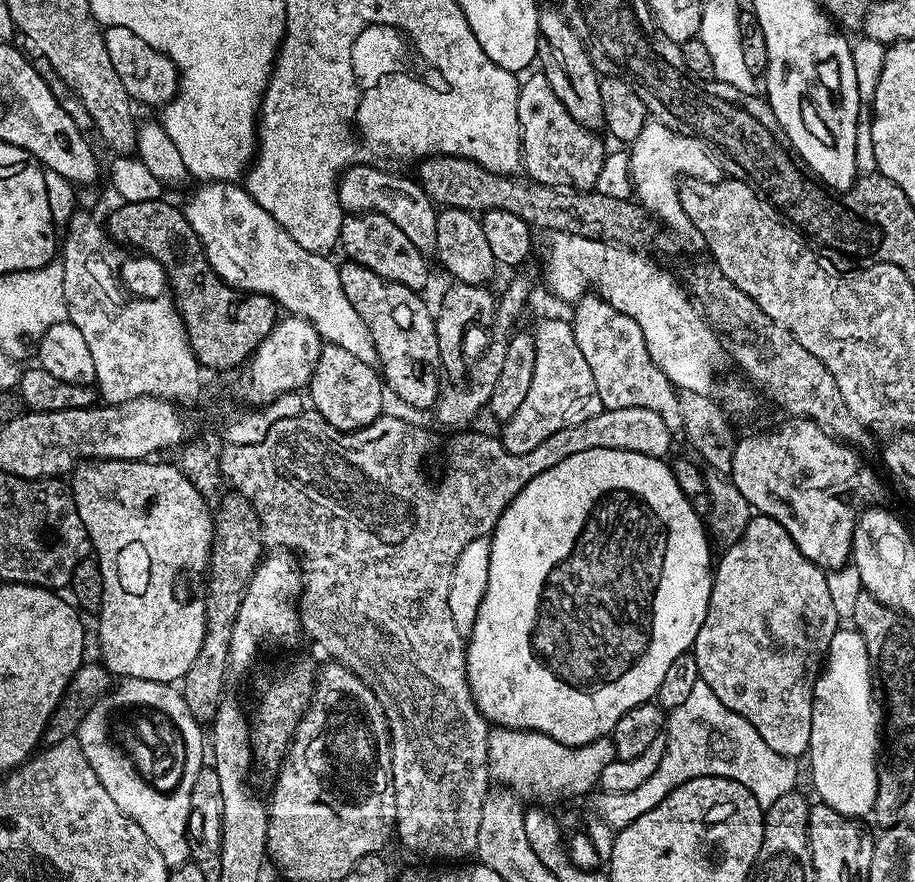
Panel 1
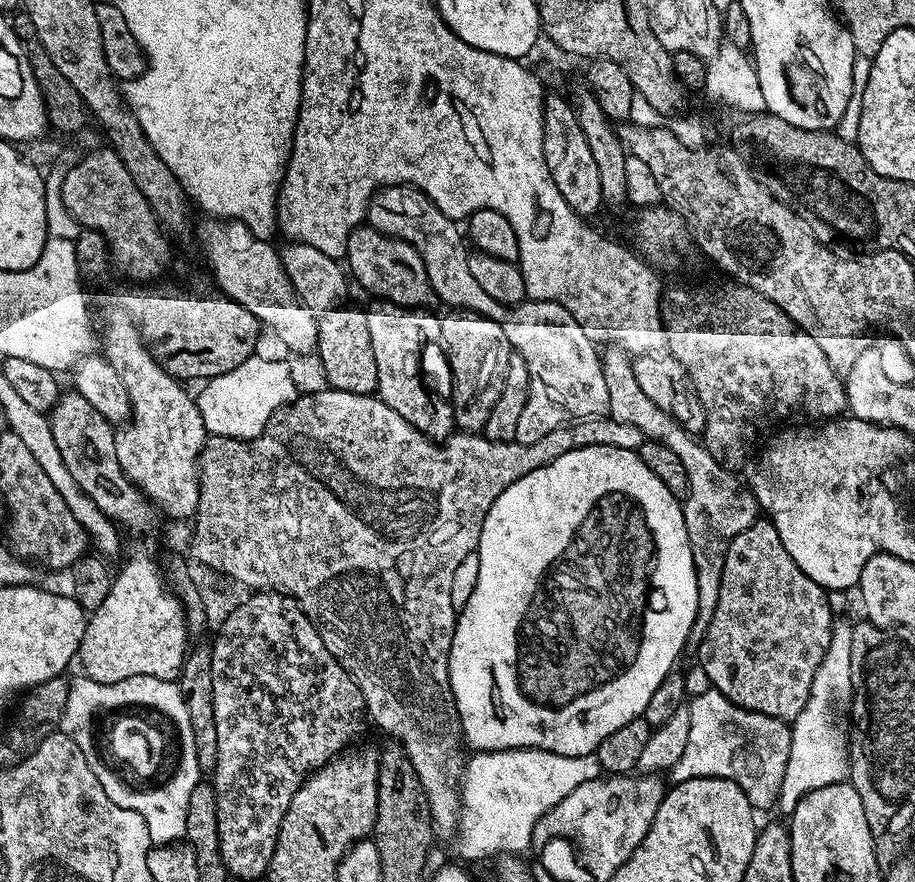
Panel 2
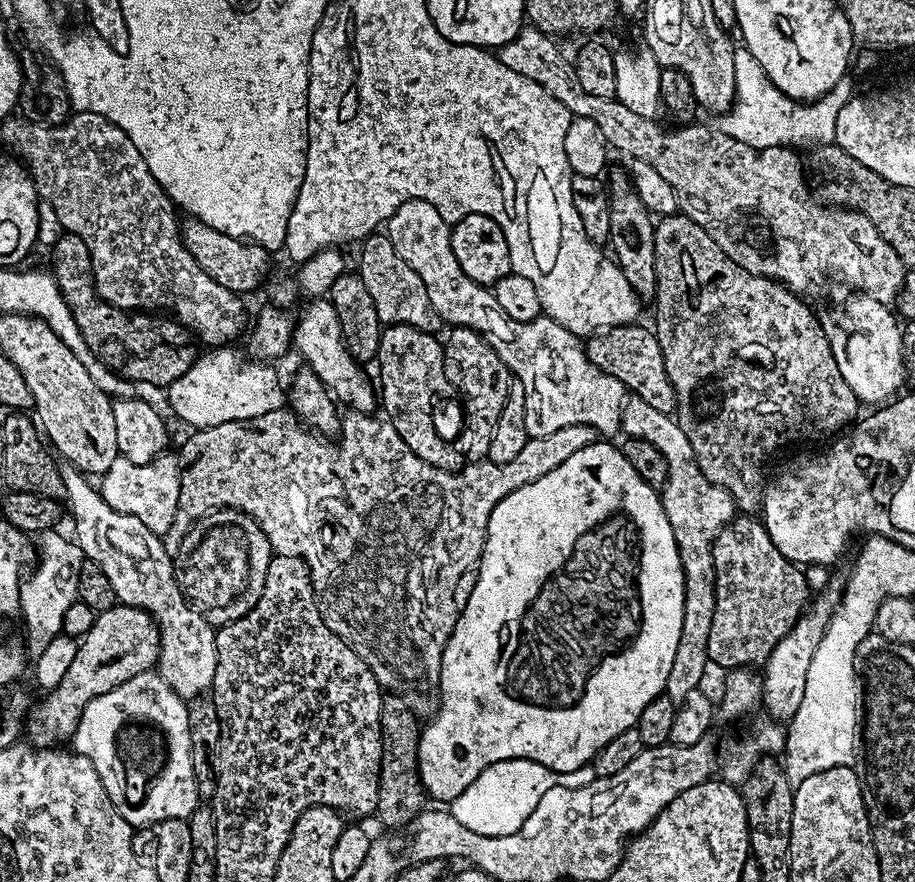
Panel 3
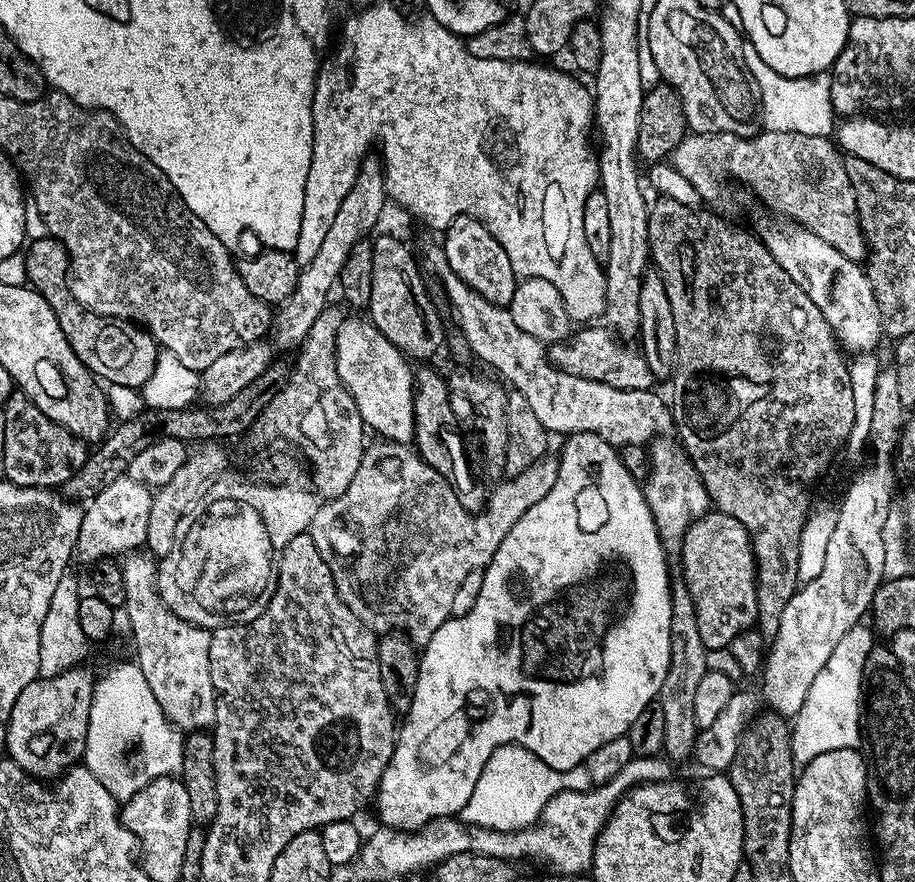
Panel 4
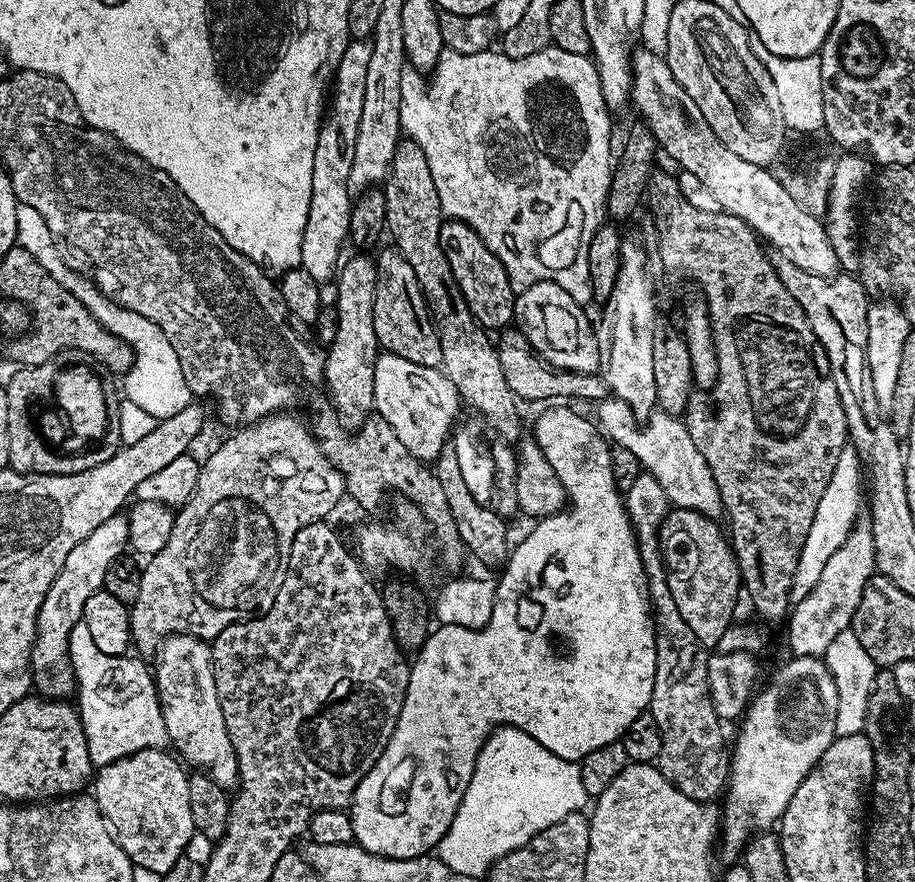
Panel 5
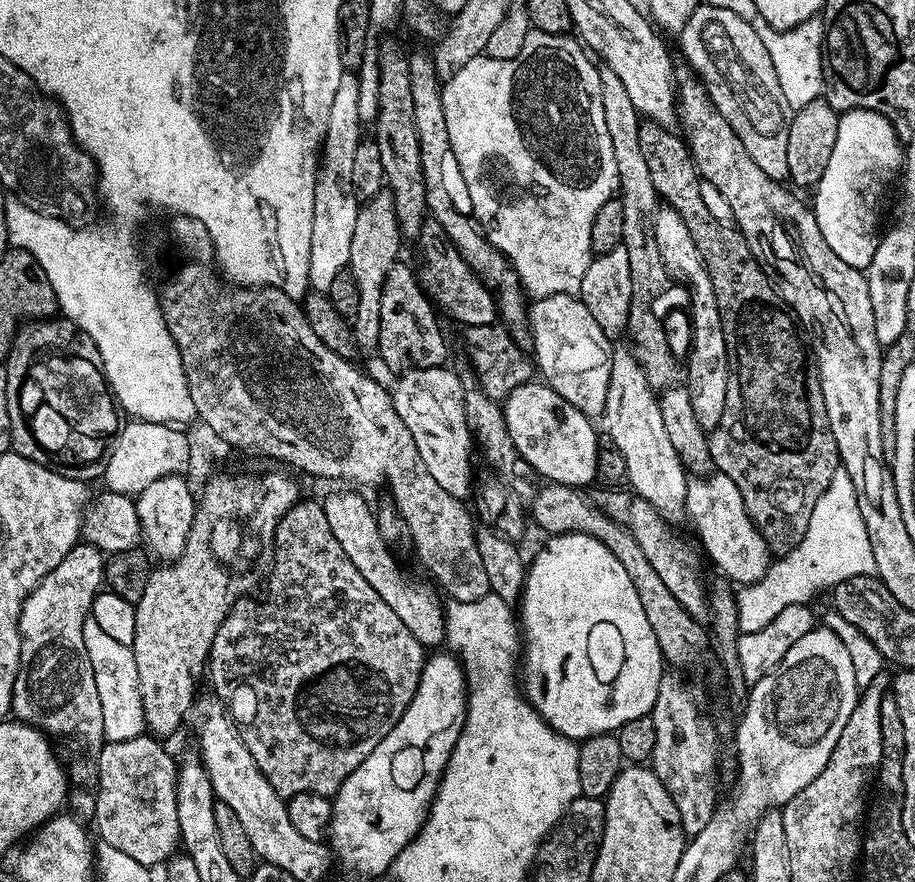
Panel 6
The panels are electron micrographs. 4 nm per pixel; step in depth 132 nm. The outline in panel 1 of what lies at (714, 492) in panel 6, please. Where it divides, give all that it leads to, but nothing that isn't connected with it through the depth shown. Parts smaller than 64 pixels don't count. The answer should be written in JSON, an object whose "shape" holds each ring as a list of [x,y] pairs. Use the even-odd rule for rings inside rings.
{"shape":[[[353,164],[345,168],[336,186],[340,207],[348,214],[377,212],[390,218],[390,222],[394,222],[394,226],[398,226],[398,230],[402,230],[402,234],[406,234],[420,252],[431,253],[436,247],[437,205],[420,189],[415,179],[407,180],[380,168],[383,167],[372,164]],[[567,319],[540,320],[532,332],[536,357],[534,358],[534,378],[530,378],[530,390],[514,418],[503,421],[504,433],[498,439],[510,454],[526,454],[546,442],[550,434],[602,411],[598,398],[598,386],[594,386],[594,374],[582,358],[582,350],[574,342],[574,330]]]}

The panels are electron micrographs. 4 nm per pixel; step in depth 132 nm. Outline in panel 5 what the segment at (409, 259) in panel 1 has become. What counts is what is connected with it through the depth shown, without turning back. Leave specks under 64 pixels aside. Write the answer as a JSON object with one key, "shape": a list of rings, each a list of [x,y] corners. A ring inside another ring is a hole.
{"shape":[[[395,246],[381,247],[380,253],[375,253],[376,261],[376,289],[374,290],[374,334],[377,345],[384,352],[392,352],[398,358],[406,358],[406,362],[414,362],[418,366],[427,368],[440,368],[442,362],[442,346],[438,342],[438,334],[432,325],[432,314],[428,310],[428,304],[424,301],[422,290],[418,286],[418,278],[414,275],[414,269],[410,262],[402,258]]]}

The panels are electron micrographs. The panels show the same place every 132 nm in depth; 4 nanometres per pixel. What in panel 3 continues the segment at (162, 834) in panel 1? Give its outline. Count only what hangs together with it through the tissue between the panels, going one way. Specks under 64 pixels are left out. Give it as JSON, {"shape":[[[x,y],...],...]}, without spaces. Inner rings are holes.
{"shape":[[[149,670],[130,678],[130,682],[122,682],[122,686],[114,686],[106,694],[96,696],[82,710],[76,732],[70,741],[71,747],[78,754],[90,758],[94,762],[94,770],[98,770],[98,778],[102,778],[102,786],[106,786],[106,794],[110,802],[126,818],[126,822],[133,826],[145,824],[151,826],[163,820],[187,820],[192,811],[201,803],[200,796],[196,793],[196,779],[192,765],[192,747],[190,746],[190,726],[188,725],[188,705],[180,696],[166,686],[159,671]],[[128,716],[146,716],[158,720],[160,726],[168,734],[170,744],[170,758],[168,768],[152,788],[150,802],[144,802],[140,810],[117,808],[122,806],[122,770],[114,754],[114,732],[120,722]]]}

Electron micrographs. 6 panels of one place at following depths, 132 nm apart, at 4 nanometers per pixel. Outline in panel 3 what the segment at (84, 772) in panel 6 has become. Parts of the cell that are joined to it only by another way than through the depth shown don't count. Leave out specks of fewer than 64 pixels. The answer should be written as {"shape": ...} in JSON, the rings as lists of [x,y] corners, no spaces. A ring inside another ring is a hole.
{"shape":[[[165,454],[145,464],[130,462],[119,455],[110,462],[110,470],[98,480],[100,496],[114,510],[130,514],[142,522],[151,532],[168,534],[180,512],[180,461],[175,455]]]}

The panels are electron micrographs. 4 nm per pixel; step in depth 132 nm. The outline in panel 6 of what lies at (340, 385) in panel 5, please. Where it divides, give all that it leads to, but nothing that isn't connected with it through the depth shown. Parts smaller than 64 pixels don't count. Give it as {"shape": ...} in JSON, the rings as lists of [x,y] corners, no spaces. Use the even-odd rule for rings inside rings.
{"shape":[[[381,190],[374,198],[363,201],[359,207],[356,221],[350,224],[352,237],[347,271],[351,272],[354,282],[358,282],[358,314],[351,317],[350,323],[355,347],[375,349],[380,342],[382,326],[382,286],[386,282],[386,270],[390,270],[390,266],[401,259],[402,237],[391,192]]]}

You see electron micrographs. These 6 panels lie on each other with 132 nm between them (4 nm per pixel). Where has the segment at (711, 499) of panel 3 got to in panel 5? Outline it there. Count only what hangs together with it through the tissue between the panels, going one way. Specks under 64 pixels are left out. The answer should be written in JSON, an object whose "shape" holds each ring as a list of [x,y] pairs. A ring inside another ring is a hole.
{"shape":[[[641,471],[640,477],[631,484],[630,490],[623,493],[624,508],[628,512],[628,520],[636,532],[638,552],[642,558],[644,577],[648,580],[648,599],[652,601],[652,615],[656,626],[656,669],[654,670],[654,690],[650,711],[654,722],[662,730],[662,750],[655,760],[660,773],[666,777],[673,786],[682,790],[686,798],[694,798],[705,802],[715,801],[716,795],[725,791],[730,771],[730,748],[724,745],[725,725],[718,718],[714,706],[710,702],[708,689],[708,658],[709,649],[694,638],[694,630],[682,619],[678,605],[674,602],[674,594],[670,594],[668,571],[664,565],[664,555],[660,549],[660,527],[670,511],[670,501],[666,490],[662,490],[658,478],[654,478],[646,471]]]}

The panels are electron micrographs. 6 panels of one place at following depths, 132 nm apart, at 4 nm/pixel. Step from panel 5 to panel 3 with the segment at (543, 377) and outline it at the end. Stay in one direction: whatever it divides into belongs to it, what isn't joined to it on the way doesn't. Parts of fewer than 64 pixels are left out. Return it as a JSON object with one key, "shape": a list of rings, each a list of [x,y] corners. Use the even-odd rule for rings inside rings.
{"shape":[[[639,323],[623,324],[620,328],[609,328],[591,337],[586,344],[590,362],[594,362],[598,370],[621,380],[631,395],[642,398],[642,402],[650,402],[654,410],[675,413],[676,395],[666,374],[662,346],[658,346],[658,338],[651,327],[640,327]]]}

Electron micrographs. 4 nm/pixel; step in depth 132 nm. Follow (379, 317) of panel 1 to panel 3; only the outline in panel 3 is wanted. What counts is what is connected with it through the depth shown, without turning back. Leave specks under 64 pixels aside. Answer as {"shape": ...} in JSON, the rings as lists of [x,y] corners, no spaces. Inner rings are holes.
{"shape":[[[389,324],[381,331],[380,349],[376,352],[376,360],[380,364],[380,384],[378,380],[378,400],[384,404],[383,415],[402,434],[402,442],[418,454],[426,462],[430,462],[439,468],[449,470],[457,467],[457,450],[451,439],[443,440],[440,432],[436,429],[436,403],[444,391],[449,391],[448,376],[444,373],[444,346],[439,339],[431,332],[423,332],[414,326],[405,324]]]}

